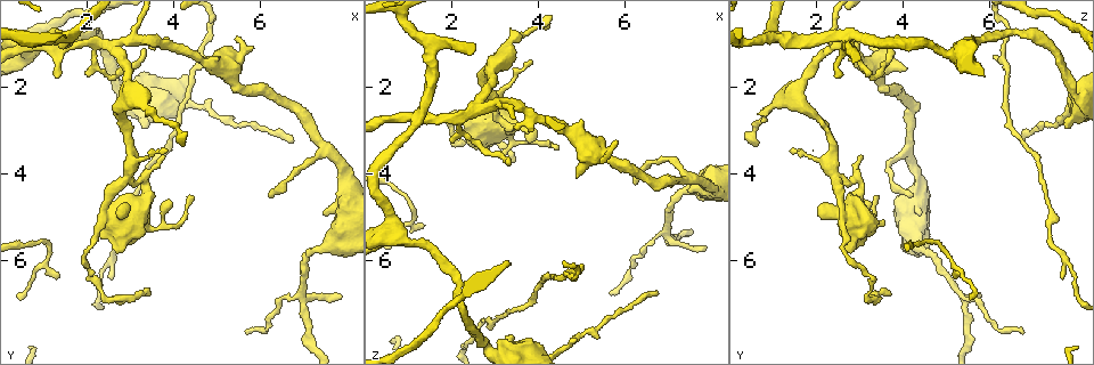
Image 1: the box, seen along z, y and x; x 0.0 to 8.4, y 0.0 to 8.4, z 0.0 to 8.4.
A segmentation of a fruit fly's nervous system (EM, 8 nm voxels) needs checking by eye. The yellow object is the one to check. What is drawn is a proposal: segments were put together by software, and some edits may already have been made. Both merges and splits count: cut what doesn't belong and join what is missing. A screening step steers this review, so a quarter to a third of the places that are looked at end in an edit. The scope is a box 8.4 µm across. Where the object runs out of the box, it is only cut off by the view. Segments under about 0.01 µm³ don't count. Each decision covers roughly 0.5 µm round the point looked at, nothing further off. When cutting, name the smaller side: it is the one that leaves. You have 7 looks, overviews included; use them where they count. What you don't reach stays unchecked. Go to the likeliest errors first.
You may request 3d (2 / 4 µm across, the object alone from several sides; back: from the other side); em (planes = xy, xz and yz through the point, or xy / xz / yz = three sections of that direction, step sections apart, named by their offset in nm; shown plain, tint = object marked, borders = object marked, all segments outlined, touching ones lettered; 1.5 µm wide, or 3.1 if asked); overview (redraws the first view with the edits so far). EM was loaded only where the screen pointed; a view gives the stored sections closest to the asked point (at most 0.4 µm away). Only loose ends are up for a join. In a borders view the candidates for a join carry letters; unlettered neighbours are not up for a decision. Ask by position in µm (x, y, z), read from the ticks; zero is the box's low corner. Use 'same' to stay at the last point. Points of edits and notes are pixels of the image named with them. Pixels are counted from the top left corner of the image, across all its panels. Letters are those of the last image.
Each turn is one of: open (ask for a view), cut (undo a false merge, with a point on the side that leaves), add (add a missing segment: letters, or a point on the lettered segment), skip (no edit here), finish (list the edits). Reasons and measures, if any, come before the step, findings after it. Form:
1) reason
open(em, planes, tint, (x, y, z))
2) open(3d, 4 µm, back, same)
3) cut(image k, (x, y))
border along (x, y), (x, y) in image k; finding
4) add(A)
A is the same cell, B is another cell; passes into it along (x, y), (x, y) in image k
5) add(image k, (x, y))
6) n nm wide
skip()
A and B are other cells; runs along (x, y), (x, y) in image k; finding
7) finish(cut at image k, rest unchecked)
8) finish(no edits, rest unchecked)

four or more arms meet
open(3d, 2 µm, (2.55, 1.05, 2.45))

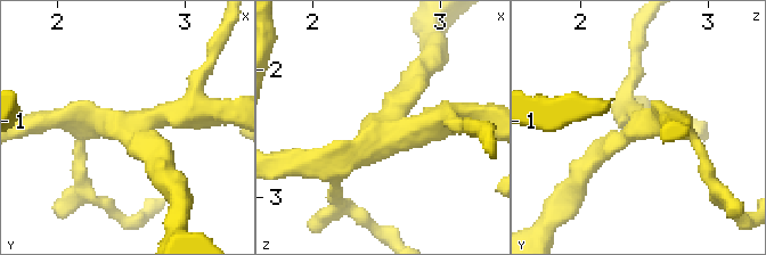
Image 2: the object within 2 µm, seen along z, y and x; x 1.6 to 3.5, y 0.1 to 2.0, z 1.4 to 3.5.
4 arms; need the tissue
open(em, planes, borders, (2.58, 1.02, 2.46))

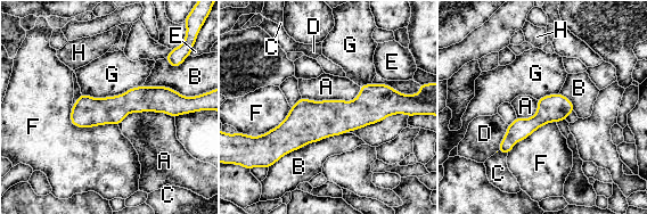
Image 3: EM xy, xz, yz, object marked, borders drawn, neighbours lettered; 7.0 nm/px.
190 nm wide
skip()
A, B, C, D, E, F, G and H are other cells; one cell here

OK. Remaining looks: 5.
thin end
open(em, xz, step 8, plain, (6.25, 4.55, 4.20))

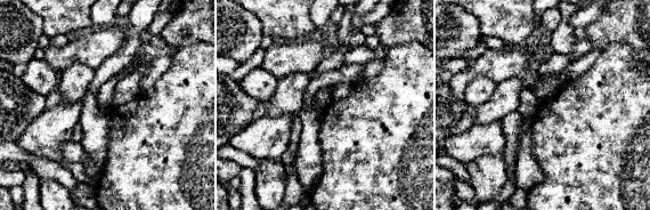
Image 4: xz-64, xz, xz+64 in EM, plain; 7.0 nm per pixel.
open(em, xz, step 8, borders, same)

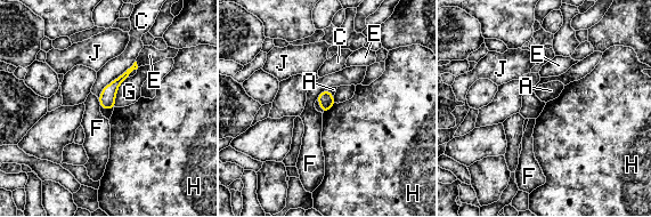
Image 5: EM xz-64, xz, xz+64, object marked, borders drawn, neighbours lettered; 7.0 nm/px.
110 nm wide
skip()
A, C, E, F, G, H and J are other cells; border along (335, 103), (323, 113) in image 5; none of them fits

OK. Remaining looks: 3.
abrupt turn
open(3d, 2 µm, (1.10, 5.65, 4.85))

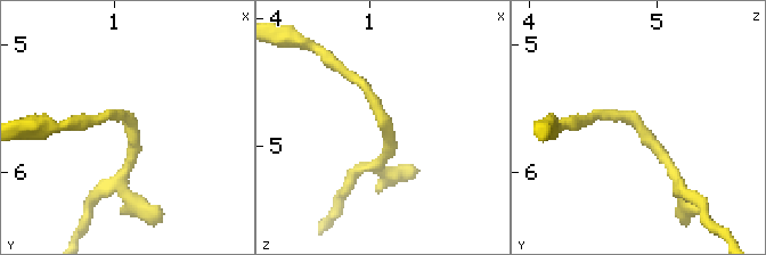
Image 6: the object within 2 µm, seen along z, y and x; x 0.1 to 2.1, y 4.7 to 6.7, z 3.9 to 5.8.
open(em, yz, step 8, borders, (1.12, 5.70, 4.86))

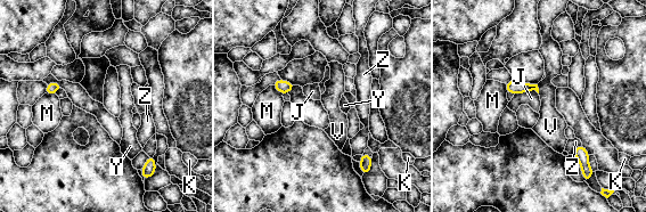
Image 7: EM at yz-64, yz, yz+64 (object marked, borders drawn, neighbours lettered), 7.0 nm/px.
open(em, planes, borders, same)

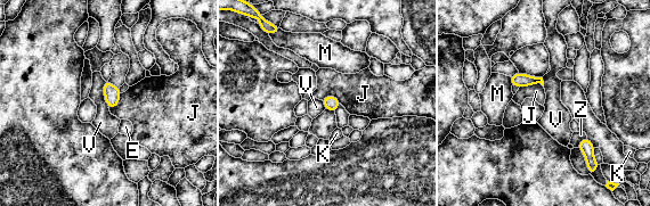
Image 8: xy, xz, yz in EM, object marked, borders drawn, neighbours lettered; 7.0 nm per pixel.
40 nm wide; V touches over 190 nm
skip()
E, J, K, M, V and Z are other cells; all the same cell

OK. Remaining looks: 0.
finish(no edits, rest unchecked)

